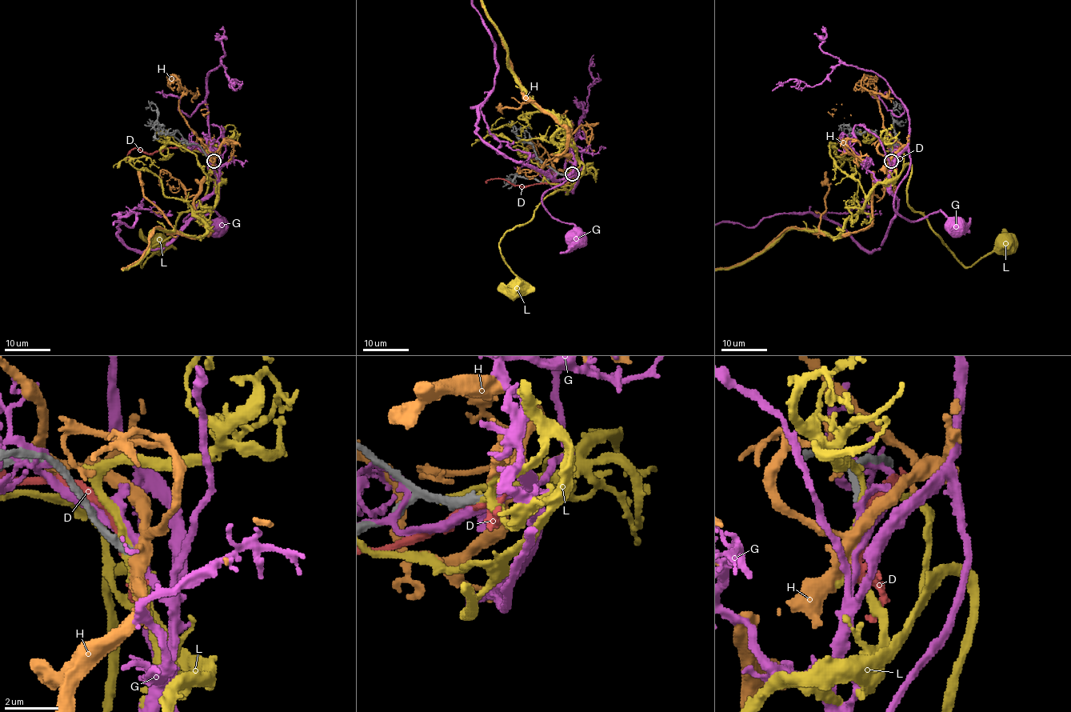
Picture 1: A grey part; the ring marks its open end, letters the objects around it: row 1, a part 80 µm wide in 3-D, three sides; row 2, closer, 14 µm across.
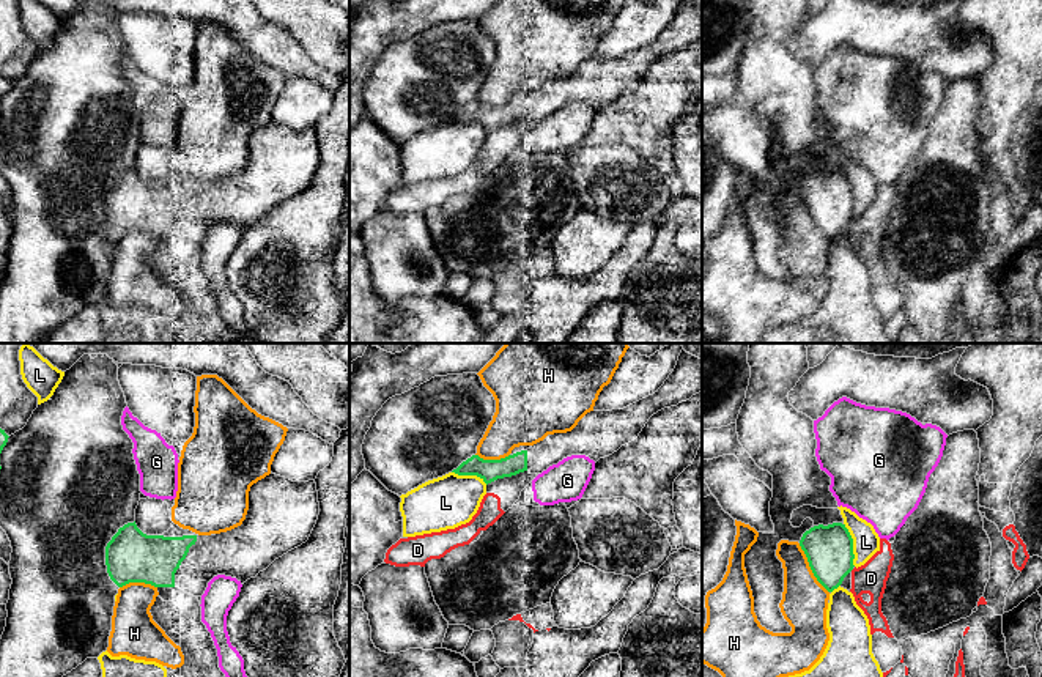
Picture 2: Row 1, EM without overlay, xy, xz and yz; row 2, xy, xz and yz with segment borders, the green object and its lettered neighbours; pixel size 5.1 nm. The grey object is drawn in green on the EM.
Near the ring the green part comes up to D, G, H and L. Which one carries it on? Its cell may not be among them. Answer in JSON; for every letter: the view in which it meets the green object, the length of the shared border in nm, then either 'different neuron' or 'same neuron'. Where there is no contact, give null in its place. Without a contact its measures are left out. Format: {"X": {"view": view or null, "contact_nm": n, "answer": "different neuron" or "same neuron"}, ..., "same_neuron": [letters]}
{"D": {"view": null, "answer": "different neuron"}, "G": {"view": null, "answer": "different neuron"}, "H": {"view": "yz", "contact_nm": 300, "answer": "different neuron"}, "L": {"view": "yz", "contact_nm": 240, "answer": "different neuron"}, "same_neuron": []}

